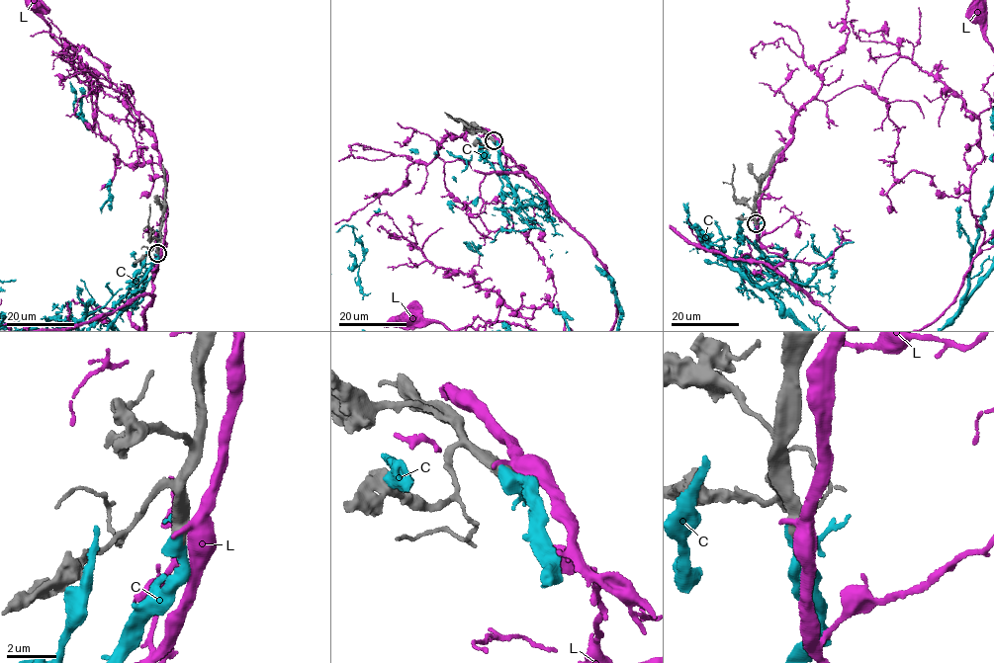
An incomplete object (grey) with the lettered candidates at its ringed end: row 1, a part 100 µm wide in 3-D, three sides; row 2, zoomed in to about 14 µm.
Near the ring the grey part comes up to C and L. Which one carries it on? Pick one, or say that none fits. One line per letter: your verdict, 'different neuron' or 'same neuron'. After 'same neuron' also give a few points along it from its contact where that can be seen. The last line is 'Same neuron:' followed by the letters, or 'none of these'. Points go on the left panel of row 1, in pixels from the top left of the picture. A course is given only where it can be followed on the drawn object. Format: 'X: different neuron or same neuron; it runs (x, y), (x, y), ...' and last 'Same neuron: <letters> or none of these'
C: same neuron
L: different neuron
Same neuron: C

